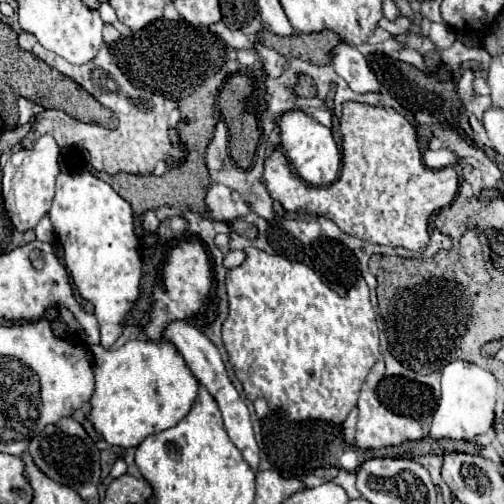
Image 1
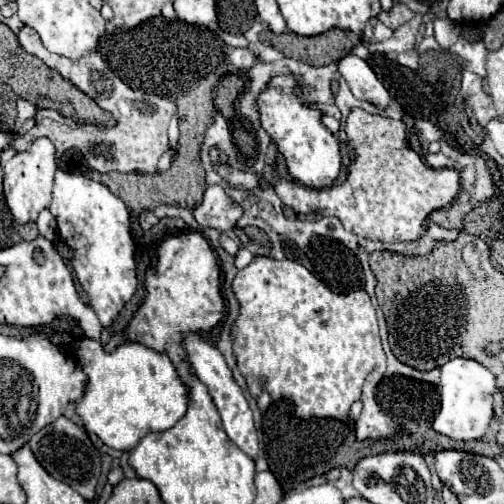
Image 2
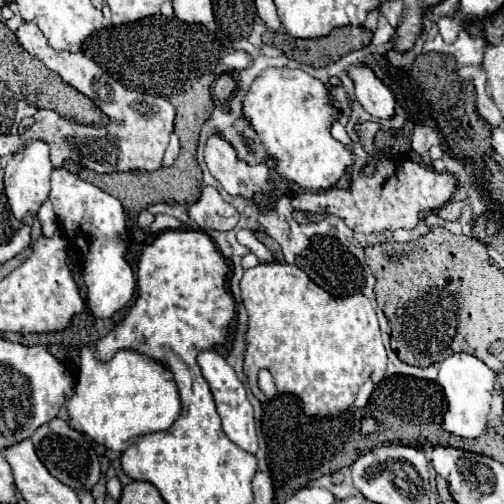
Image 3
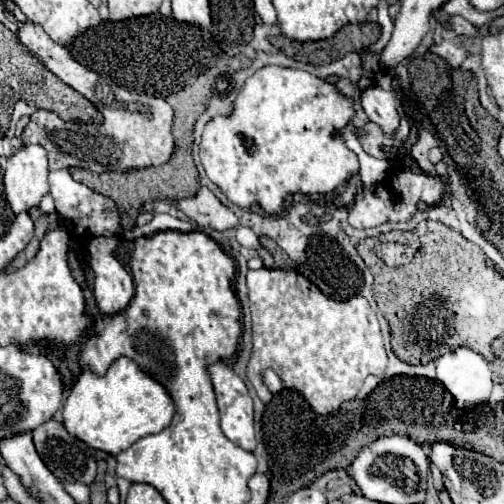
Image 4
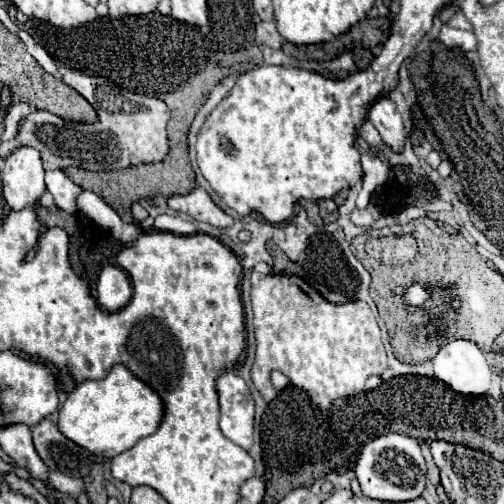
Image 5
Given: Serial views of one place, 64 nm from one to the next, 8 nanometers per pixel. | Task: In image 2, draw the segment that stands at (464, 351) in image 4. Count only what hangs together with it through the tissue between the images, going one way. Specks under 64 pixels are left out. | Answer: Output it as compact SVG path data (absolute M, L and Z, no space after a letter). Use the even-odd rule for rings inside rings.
M452 358L442 368L442 408L432 424L432 428L452 440L478 440L482 438L492 420L492 404L494 404L494 390L496 390L496 378L494 374L478 364L472 358Z

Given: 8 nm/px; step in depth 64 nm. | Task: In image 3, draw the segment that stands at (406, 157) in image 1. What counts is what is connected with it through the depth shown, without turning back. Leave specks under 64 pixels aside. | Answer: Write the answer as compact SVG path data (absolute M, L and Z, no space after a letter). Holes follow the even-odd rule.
M366 122L366 124L358 126L364 148L368 152L376 154L376 158L380 160L378 172L374 178L366 178L360 172L360 176L352 182L352 186L348 190L330 188L326 192L316 192L316 194L302 192L300 196L292 198L292 204L298 210L306 210L306 212L320 212L320 208L322 208L326 214L340 216L348 224L348 228L352 228L354 232L366 232L366 234L382 232L382 230L396 230L396 228L414 228L418 218L422 216L422 212L444 206L456 190L454 176L450 176L448 172L440 174L436 170L424 168L410 160L402 160L402 162L386 160L374 148L374 134L378 132L378 128L380 128L380 124L376 124L376 122Z

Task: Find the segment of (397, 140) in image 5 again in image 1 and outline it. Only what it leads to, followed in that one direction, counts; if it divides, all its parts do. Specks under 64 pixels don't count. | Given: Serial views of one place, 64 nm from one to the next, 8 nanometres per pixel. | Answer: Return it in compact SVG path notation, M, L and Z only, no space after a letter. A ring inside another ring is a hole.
M340 44L334 50L334 70L348 82L348 86L358 94L380 92L380 82L368 68L366 58L350 44Z

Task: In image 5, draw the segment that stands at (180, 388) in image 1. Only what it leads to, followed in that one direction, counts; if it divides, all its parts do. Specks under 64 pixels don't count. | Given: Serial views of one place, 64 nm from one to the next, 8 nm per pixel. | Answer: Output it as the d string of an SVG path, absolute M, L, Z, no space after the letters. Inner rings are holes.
M116 364L106 378L78 384L74 392L68 394L58 414L58 430L68 440L96 456L114 458L130 450L140 438L152 434L160 426L164 406L160 404L156 392L136 380L136 376L132 376L124 364Z

